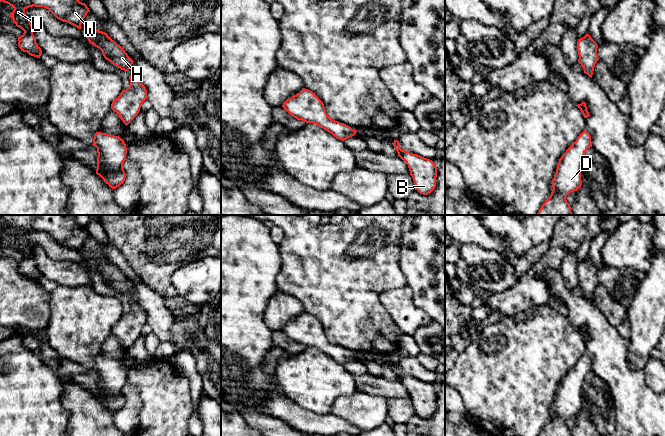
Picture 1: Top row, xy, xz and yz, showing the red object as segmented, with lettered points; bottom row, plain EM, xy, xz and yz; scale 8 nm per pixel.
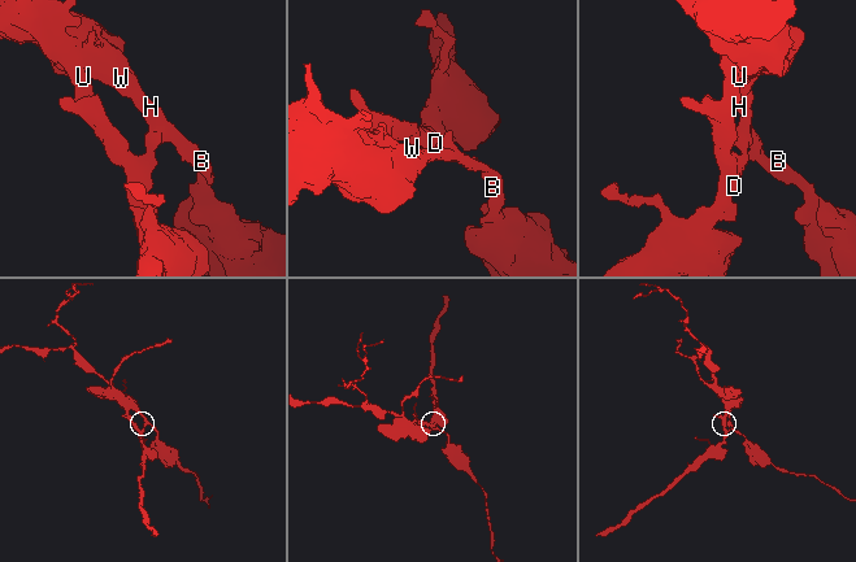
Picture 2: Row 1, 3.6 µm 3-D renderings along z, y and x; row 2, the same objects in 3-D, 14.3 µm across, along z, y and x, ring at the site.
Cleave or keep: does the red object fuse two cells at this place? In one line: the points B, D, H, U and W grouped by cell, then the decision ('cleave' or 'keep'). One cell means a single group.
B H W / D U; cleave

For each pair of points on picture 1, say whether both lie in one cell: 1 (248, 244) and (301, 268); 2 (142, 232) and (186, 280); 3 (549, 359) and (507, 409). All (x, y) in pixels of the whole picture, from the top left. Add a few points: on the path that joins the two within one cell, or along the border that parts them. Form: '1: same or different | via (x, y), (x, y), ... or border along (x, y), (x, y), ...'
1: different | border along (279, 245), (281, 268), (275, 282)
2: different | border along (197, 259), (172, 274), (171, 284), (177, 293)
3: same | via (537, 371), (511, 397)

